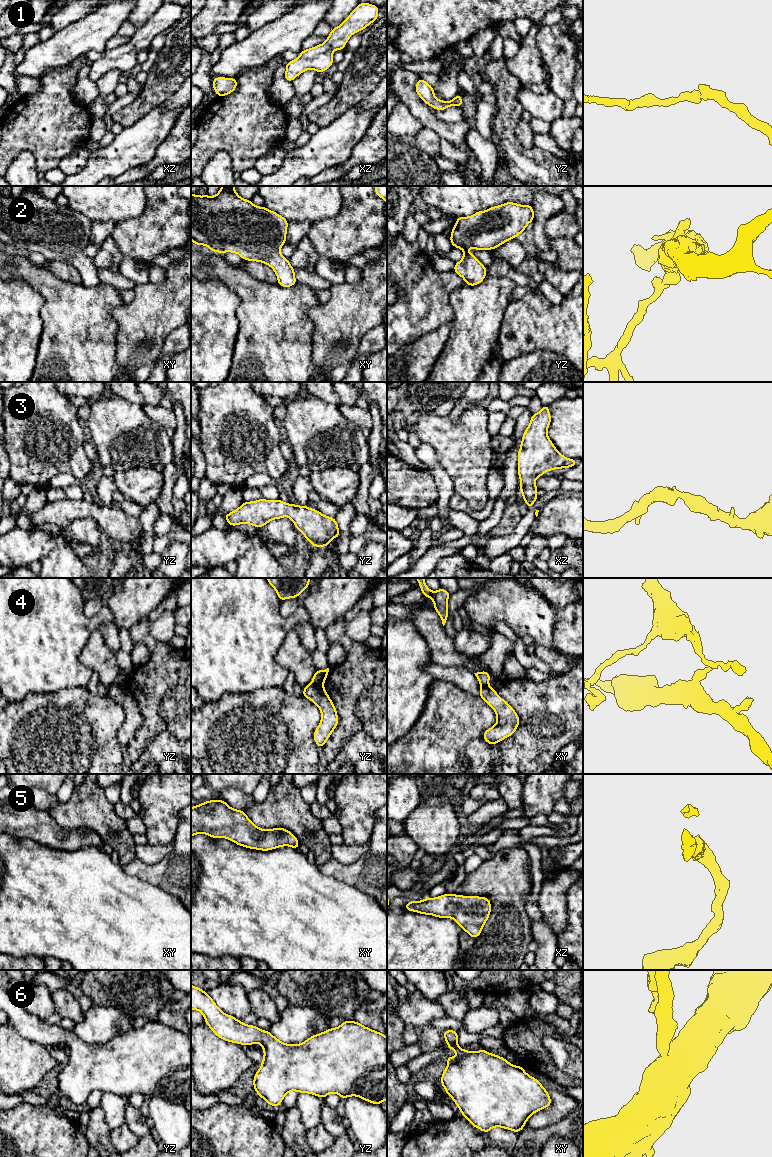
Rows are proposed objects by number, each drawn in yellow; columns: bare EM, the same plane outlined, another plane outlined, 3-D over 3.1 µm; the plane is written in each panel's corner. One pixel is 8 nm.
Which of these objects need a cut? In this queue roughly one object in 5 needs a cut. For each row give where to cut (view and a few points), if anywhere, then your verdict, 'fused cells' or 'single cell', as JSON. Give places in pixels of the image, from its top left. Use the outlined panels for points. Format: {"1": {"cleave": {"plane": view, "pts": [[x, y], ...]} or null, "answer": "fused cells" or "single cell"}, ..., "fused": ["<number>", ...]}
{"1": {"cleave": null, "answer": "single cell"}, "2": {"cleave": null, "answer": "single cell"}, "3": {"cleave": null, "answer": "single cell"}, "4": {"cleave": {"plane": "yz", "pts": [[312, 683], [322, 687]]}, "answer": "fused cells"}, "5": {"cleave": null, "answer": "single cell"}, "6": {"cleave": null, "answer": "single cell"}, "fused": ["4"]}

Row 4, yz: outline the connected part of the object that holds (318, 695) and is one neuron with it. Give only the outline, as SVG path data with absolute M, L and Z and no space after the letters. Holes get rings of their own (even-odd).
M308 684L304 686L302 696L310 699L320 709L322 717L314 731L314 741L319 748L322 748L338 725L339 719L336 708L324 687Z

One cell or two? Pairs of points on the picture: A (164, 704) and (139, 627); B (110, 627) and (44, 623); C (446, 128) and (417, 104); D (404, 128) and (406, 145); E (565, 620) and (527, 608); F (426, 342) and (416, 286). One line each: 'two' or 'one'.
A: one
B: two
C: one
D: two
E: two
F: two

